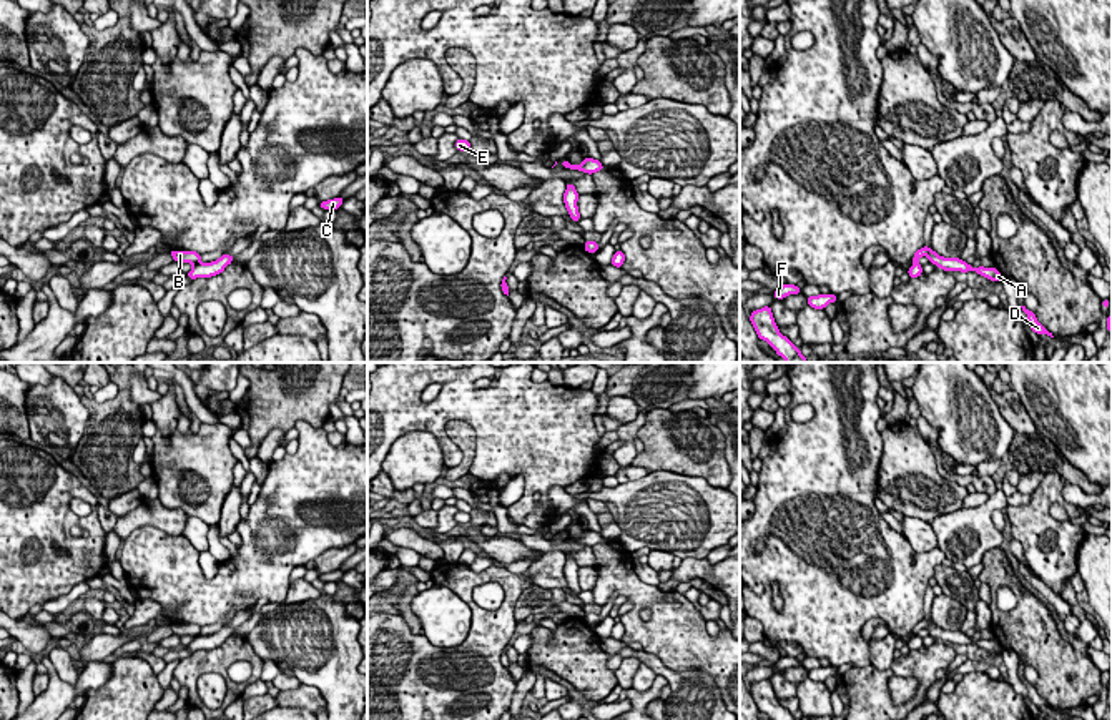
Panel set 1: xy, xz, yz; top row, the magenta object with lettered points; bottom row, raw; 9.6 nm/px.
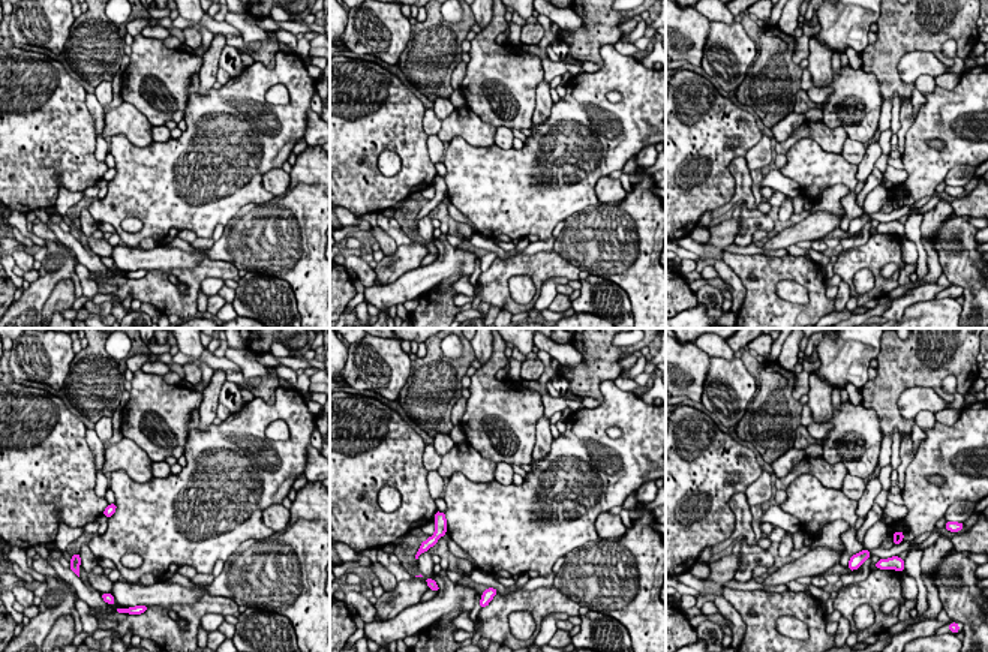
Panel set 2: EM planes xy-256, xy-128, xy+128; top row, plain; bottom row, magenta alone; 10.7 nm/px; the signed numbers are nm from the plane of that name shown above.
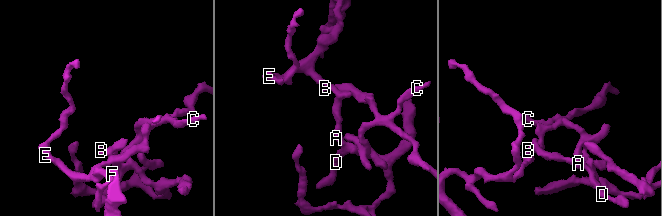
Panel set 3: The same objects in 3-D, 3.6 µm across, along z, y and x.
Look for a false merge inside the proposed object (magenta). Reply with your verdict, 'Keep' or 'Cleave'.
Cleave

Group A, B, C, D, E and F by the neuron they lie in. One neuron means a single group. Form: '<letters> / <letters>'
A B D / C E F

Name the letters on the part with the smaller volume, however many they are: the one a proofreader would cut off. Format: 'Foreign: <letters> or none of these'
Foreign: A, B, D

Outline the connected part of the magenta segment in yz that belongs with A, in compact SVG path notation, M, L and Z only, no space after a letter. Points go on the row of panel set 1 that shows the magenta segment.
M923 246L921 249L918 249L913 256L913 261L918 263L918 259L921 256L927 256L929 263L932 263L937 268L949 271L949 273L951 271L961 271L961 273L976 271L979 276L984 276L991 281L1001 281L1002 279L1002 274L996 268L984 268L984 266L972 268L971 264L962 261L961 258L939 256L932 248L927 248L927 246Z

